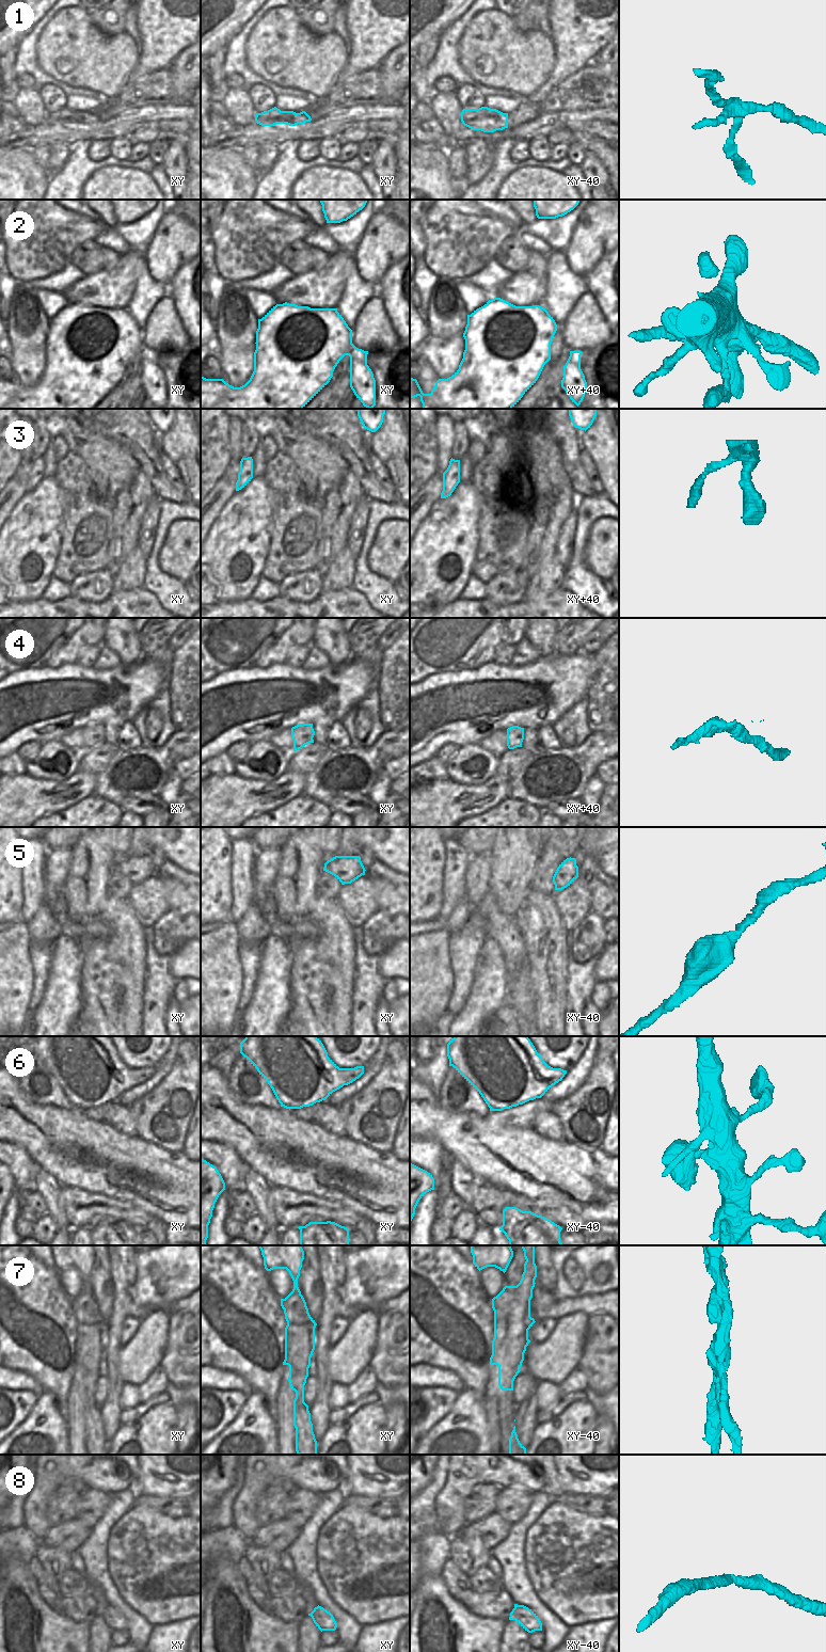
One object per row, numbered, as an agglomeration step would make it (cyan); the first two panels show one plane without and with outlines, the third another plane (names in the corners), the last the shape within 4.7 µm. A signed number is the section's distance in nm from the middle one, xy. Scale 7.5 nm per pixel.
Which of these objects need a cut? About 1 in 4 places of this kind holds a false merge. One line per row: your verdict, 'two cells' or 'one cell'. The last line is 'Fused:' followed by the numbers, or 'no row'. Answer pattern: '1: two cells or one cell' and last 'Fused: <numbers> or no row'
1: two cells
2: one cell
3: one cell
4: one cell
5: one cell
6: one cell
7: two cells
8: one cell
Fused: 1, 7

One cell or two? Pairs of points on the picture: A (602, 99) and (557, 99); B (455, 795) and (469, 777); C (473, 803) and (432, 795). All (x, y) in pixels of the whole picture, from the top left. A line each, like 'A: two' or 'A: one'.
A: one
B: two
C: one

